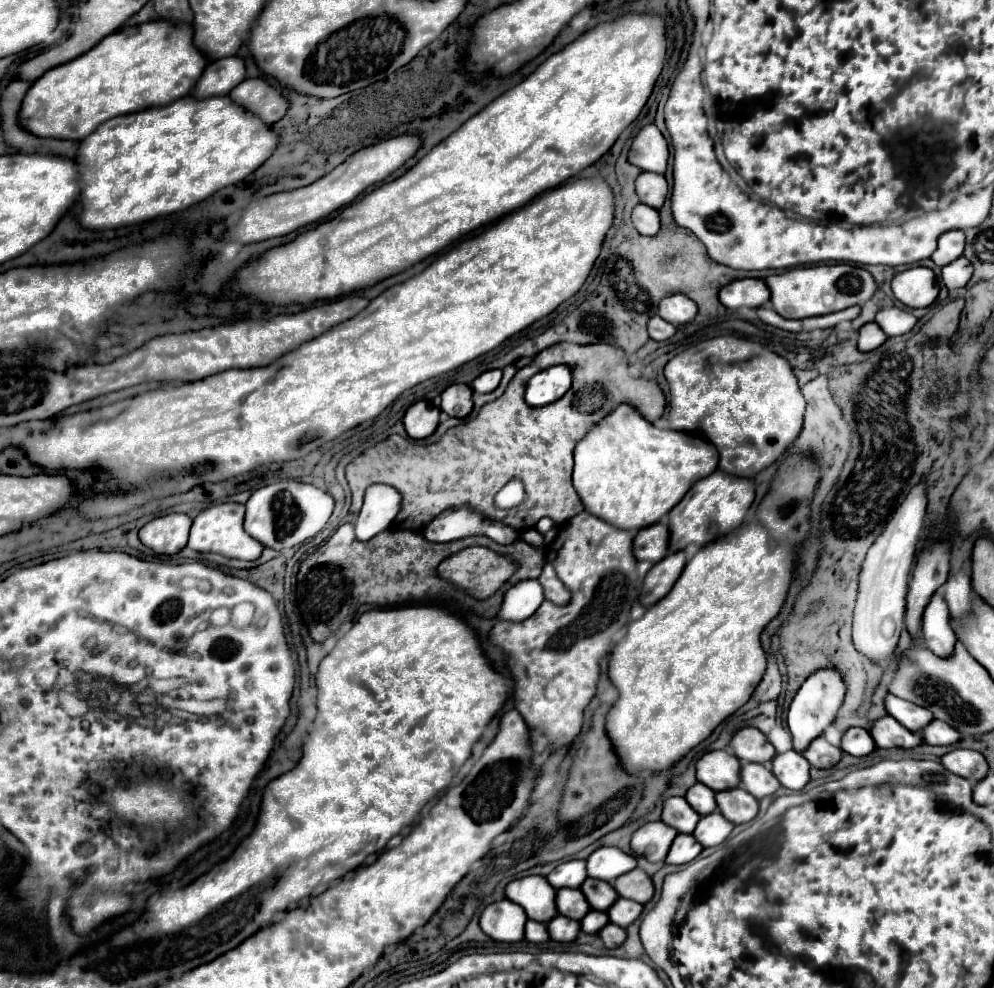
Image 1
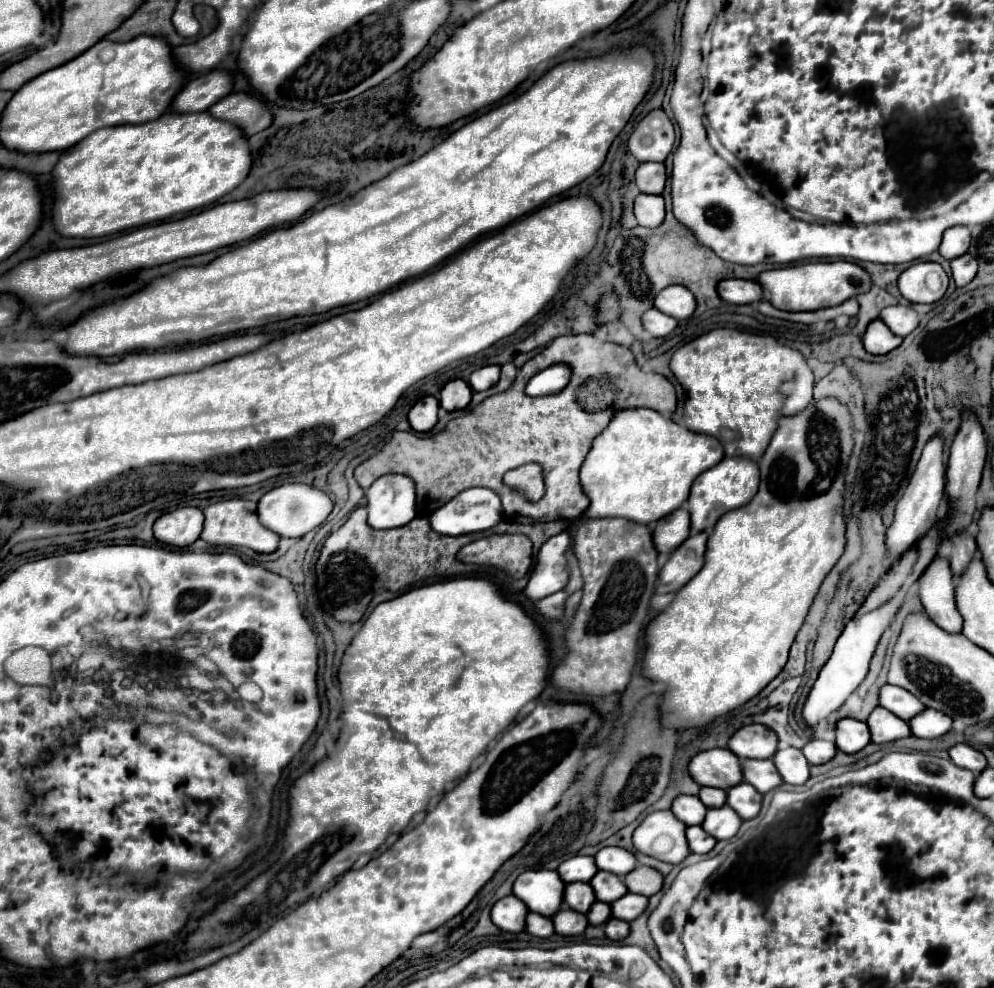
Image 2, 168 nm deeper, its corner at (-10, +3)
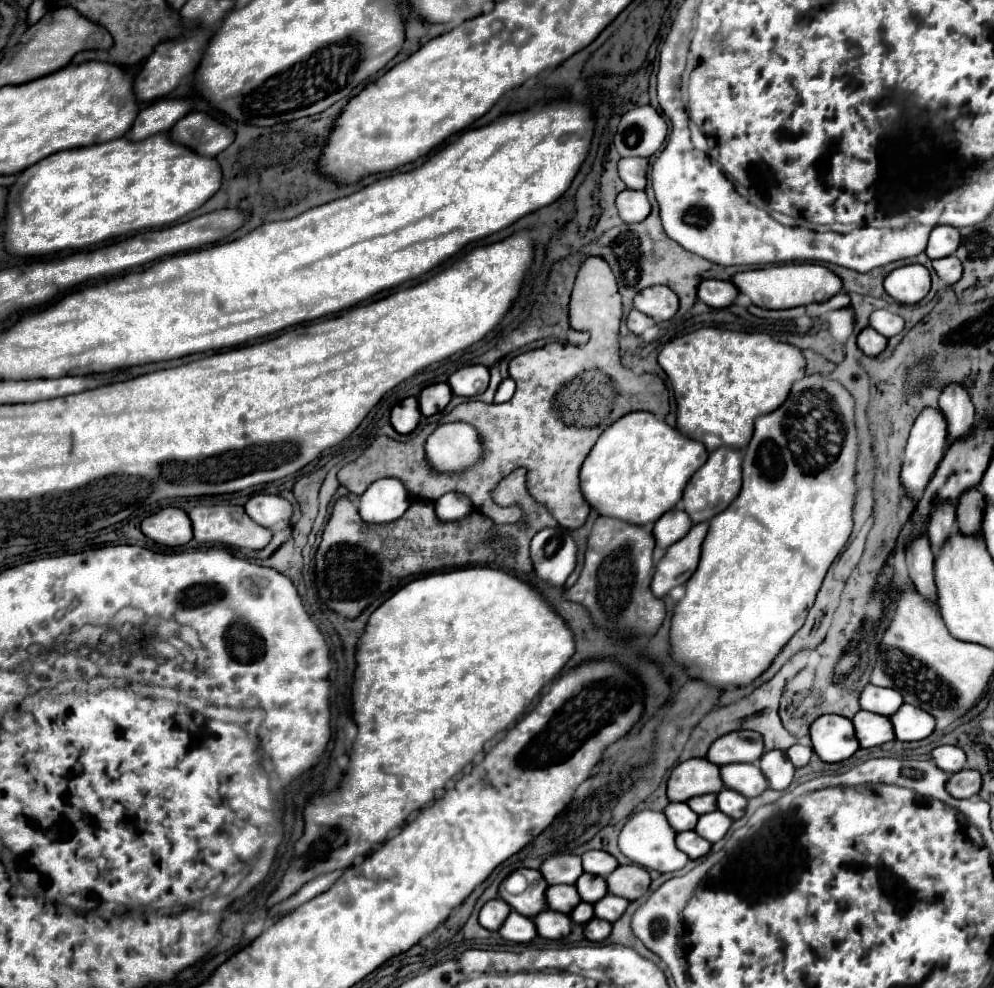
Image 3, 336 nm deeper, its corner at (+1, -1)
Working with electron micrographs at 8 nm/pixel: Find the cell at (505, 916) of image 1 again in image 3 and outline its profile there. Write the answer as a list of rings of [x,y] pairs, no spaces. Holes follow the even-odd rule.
[[[491,899],[479,911],[479,923],[489,931],[499,931],[505,919],[509,917],[509,913],[511,913],[511,907],[503,899]]]

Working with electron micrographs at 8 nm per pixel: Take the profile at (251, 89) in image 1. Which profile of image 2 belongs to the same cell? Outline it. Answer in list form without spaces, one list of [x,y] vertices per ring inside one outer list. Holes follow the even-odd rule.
[[[246,93],[226,95],[222,101],[218,101],[208,111],[216,119],[228,121],[228,123],[236,125],[238,129],[242,129],[246,137],[266,129],[272,121],[272,113],[268,111],[266,103],[262,103],[258,97],[246,95]]]

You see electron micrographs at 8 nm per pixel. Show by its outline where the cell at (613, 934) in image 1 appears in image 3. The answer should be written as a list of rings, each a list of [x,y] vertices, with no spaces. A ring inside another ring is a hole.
[[[593,919],[585,925],[585,937],[589,941],[605,941],[611,935],[611,923],[603,919]]]

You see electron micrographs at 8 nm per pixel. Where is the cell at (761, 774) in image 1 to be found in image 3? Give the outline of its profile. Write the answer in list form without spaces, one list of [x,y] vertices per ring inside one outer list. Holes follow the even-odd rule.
[[[729,763],[721,767],[721,779],[727,789],[741,793],[743,797],[751,799],[761,795],[769,785],[765,775],[755,763]]]

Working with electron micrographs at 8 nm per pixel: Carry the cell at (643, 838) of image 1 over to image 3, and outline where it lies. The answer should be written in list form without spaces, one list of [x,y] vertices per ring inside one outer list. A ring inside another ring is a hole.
[[[641,811],[641,813],[635,813],[625,823],[625,827],[619,835],[619,849],[623,851],[625,857],[629,857],[633,863],[637,863],[641,867],[655,869],[659,873],[679,871],[689,861],[689,857],[683,851],[677,849],[675,835],[677,833],[671,829],[671,825],[667,823],[663,813],[659,813],[659,811]]]

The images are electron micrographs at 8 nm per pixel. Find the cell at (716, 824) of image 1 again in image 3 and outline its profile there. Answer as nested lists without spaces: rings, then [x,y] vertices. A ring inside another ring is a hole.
[[[713,811],[713,813],[705,813],[699,817],[699,823],[695,827],[695,833],[701,835],[703,839],[707,839],[709,843],[717,843],[725,837],[725,833],[731,827],[731,819],[727,815],[723,815],[721,811]]]

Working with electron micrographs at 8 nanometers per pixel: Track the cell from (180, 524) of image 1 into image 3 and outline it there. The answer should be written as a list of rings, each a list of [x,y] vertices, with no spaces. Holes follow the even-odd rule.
[[[177,507],[161,509],[159,513],[143,519],[141,531],[155,543],[161,543],[167,547],[179,547],[193,539],[189,515]]]

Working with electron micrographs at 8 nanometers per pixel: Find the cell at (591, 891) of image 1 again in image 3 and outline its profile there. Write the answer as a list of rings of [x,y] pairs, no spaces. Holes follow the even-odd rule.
[[[583,873],[579,877],[579,881],[575,883],[581,899],[585,903],[597,903],[599,899],[603,899],[607,895],[607,885],[605,885],[605,879],[599,877],[599,875],[589,875],[589,873]]]

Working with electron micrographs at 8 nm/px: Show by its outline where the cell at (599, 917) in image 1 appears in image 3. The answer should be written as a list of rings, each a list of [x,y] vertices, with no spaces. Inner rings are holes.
[[[579,903],[579,905],[573,909],[571,919],[573,919],[575,923],[579,923],[579,925],[587,925],[587,921],[593,919],[593,905],[589,905],[589,903]]]

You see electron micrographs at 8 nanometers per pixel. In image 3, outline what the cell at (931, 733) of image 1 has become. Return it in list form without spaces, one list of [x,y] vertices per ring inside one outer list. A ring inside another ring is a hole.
[[[903,705],[899,713],[891,717],[891,723],[899,741],[919,741],[929,737],[935,729],[935,719],[913,705]]]

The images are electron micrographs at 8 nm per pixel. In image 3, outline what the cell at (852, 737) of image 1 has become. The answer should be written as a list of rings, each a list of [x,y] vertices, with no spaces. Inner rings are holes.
[[[821,715],[811,725],[811,741],[815,753],[827,763],[845,761],[859,749],[853,723],[841,715]]]

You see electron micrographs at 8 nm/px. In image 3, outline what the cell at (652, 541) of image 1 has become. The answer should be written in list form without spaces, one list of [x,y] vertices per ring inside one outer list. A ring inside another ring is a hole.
[[[669,509],[663,517],[659,517],[653,525],[653,537],[655,543],[663,549],[667,549],[669,545],[677,543],[681,537],[685,537],[685,533],[691,529],[691,521],[687,521],[687,513],[683,513],[683,509],[679,511]]]

